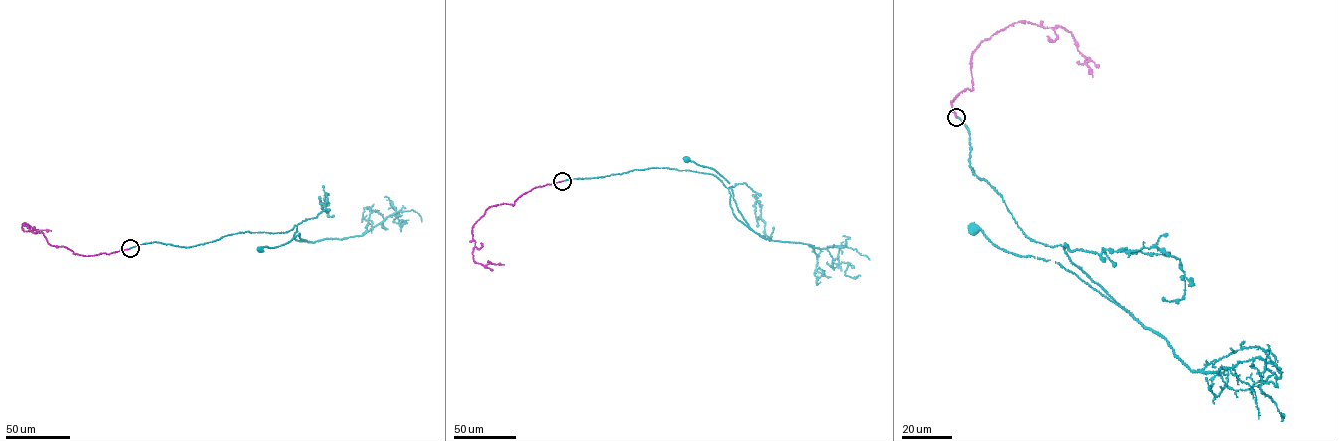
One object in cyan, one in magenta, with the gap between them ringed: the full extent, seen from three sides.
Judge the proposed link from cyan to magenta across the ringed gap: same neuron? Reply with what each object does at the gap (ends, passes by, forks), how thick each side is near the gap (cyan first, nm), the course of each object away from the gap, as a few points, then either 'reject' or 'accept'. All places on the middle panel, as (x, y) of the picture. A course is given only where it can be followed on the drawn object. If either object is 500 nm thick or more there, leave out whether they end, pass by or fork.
cyan ends | magenta ends | 190/190 nm | cyan via (562, 181), (654, 168), (711, 173), (728, 189), (733, 214), (749, 227), (729, 182), (713, 169), (686, 159) | magenta via (562, 181), (532, 188), (513, 205), (504, 203), (490, 207), (473, 225), (474, 261), (483, 265), (504, 264) | accept

